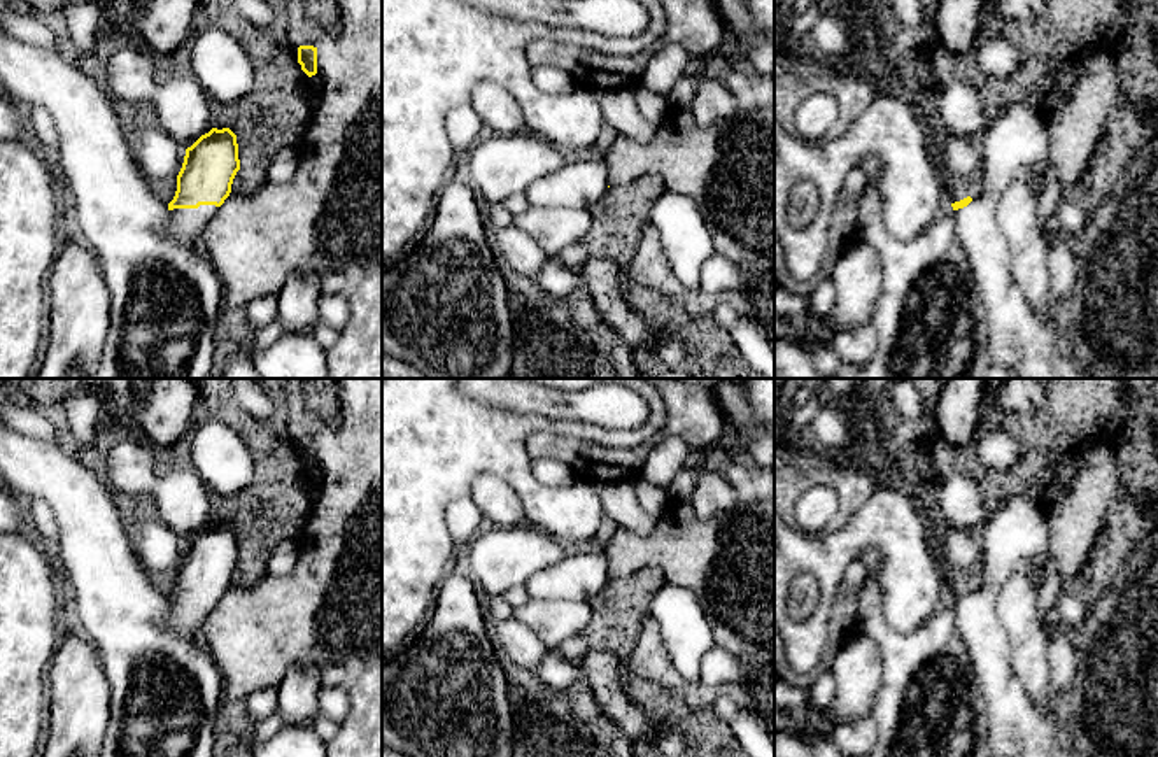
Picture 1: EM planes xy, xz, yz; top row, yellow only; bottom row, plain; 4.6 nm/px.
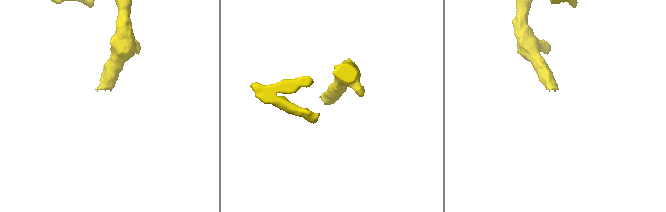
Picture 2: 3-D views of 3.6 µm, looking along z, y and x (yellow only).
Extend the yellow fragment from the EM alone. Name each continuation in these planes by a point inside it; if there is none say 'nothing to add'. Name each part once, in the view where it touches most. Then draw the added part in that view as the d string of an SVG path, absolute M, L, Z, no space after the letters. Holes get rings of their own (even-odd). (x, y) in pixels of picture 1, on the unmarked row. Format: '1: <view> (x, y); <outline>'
1: xy (188, 617); M200 598L198 601L173 601L170 603L168 622L179 636L186 640L198 640L198 633L207 622L208 613L215 608L219 599Z

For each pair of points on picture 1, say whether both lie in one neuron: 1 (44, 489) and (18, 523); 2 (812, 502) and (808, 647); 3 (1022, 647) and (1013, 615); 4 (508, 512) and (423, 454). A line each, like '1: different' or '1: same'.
1: different
2: different
3: same
4: different

